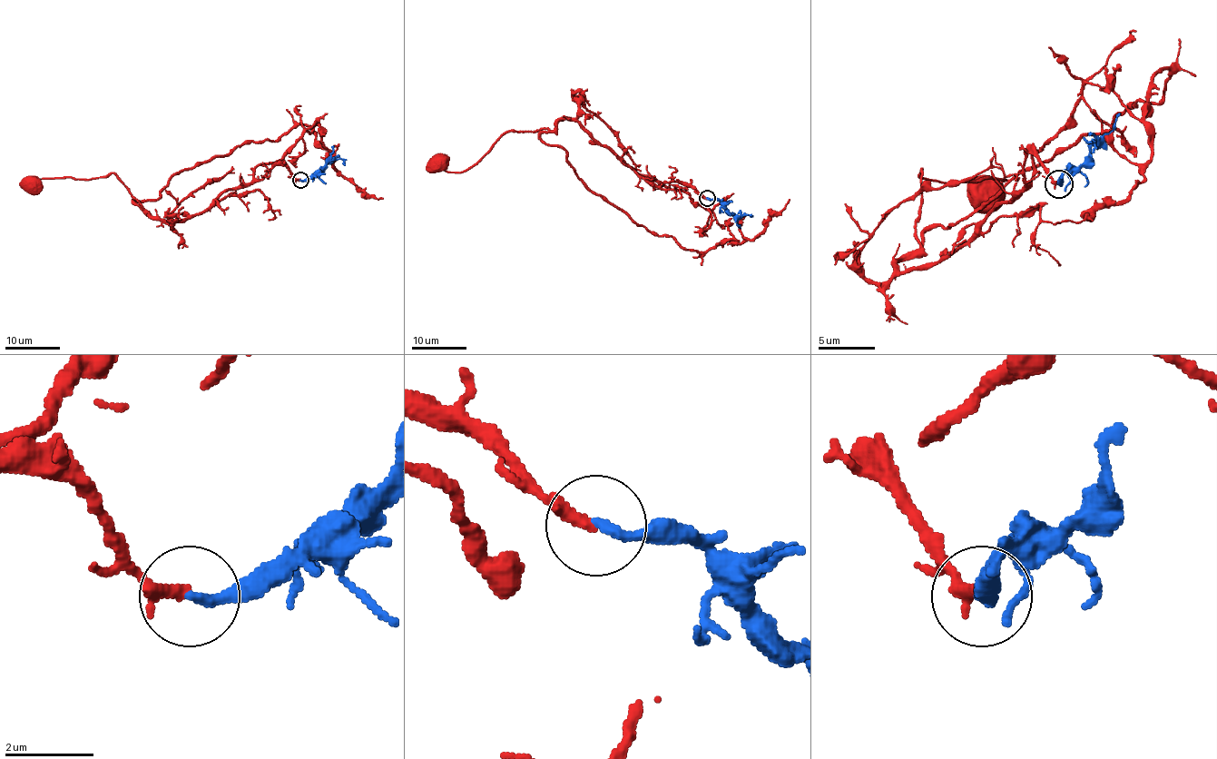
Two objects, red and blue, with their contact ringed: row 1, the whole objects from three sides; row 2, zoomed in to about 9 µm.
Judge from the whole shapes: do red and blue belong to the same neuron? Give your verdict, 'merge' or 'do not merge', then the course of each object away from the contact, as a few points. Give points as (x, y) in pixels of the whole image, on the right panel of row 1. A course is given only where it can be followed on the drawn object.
do not merge | red via (1058, 183), (1030, 152), (1024, 186), (956, 251), (899, 271), (919, 245), (922, 169), (1005, 180), (987, 192) | blue via (1058, 183), (1112, 129), (1120, 113)

